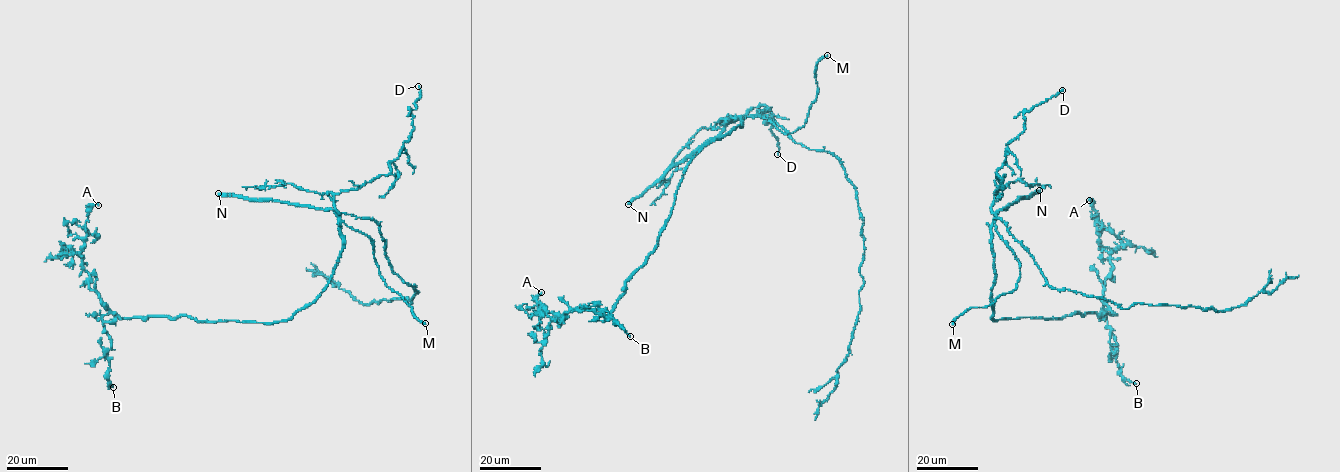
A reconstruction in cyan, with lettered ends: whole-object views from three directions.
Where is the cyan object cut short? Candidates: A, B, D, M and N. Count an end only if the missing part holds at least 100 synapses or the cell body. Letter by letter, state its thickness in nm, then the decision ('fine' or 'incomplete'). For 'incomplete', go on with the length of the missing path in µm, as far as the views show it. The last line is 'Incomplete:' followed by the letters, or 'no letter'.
A: 180 nm | fine
B: 150 nm | fine
D: 170 nm | fine
M: 240 nm | incomplete | 25 µm
N: 440 nm | incomplete | 120 µm
Incomplete: M, N

